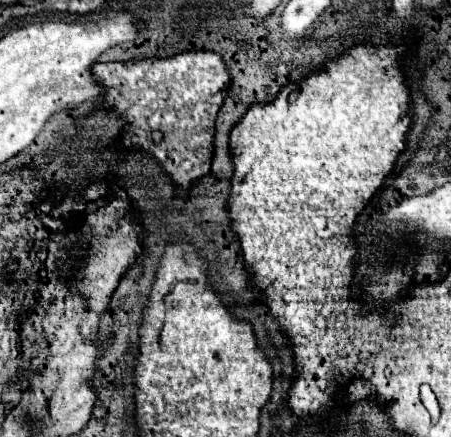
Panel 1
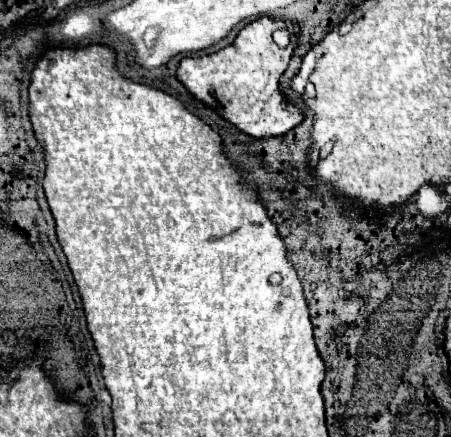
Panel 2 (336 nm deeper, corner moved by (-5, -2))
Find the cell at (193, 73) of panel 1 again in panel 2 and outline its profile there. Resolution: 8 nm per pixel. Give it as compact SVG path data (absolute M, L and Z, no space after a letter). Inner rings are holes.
M270 18L250 22L240 30L230 46L206 56L182 58L176 68L176 78L196 100L212 102L214 98L218 106L226 110L230 124L234 124L234 128L242 134L248 134L252 138L272 138L286 134L302 120L302 114L294 106L286 104L278 92L278 80L288 68L288 60L296 46L296 38L290 40L286 48L278 48L272 42L272 32L280 26L292 28L290 22L284 24Z

